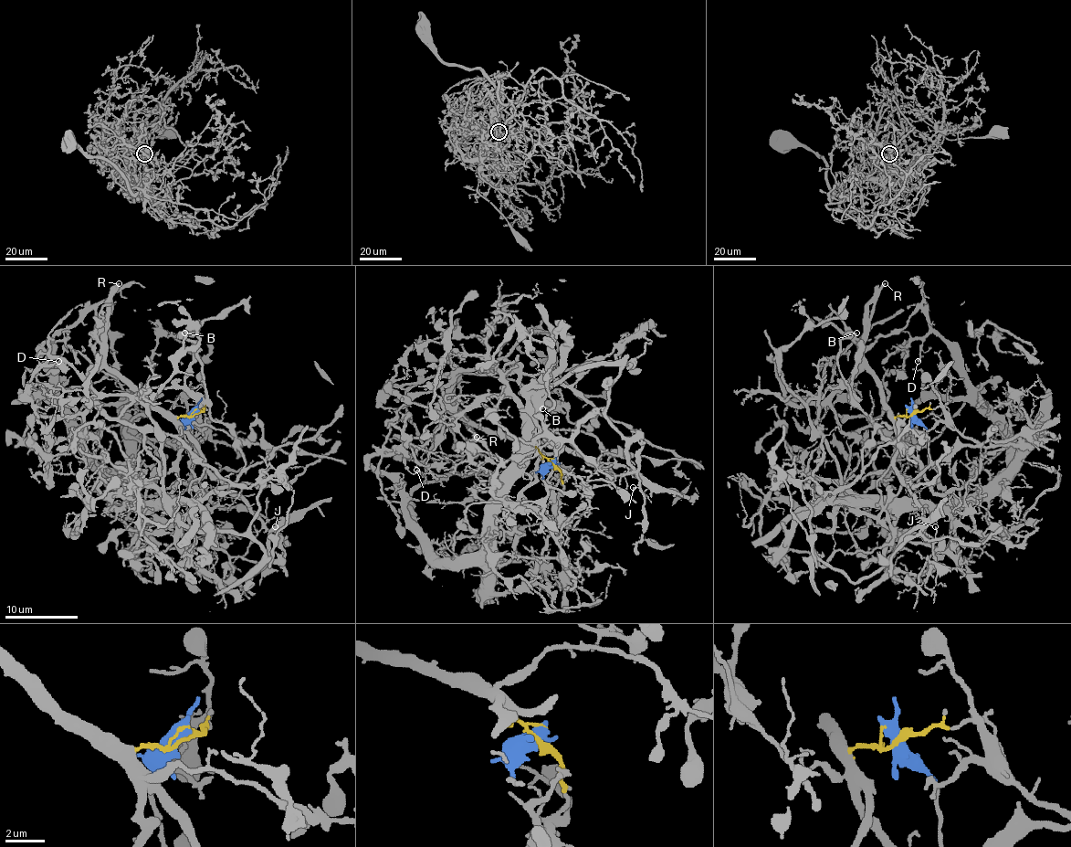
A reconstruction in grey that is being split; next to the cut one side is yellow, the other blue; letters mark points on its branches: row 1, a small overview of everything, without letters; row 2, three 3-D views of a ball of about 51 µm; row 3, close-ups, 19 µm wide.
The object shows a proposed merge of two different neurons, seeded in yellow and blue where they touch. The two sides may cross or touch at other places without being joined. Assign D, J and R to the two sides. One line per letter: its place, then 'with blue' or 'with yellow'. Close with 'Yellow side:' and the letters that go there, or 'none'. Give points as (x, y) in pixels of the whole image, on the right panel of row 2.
D: place (918, 361); with blue
J: place (935, 526); with yellow
R: place (885, 283); with yellow
Yellow side: J, R

